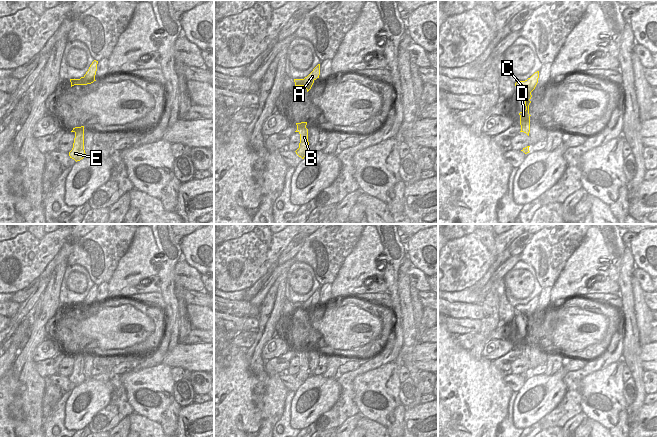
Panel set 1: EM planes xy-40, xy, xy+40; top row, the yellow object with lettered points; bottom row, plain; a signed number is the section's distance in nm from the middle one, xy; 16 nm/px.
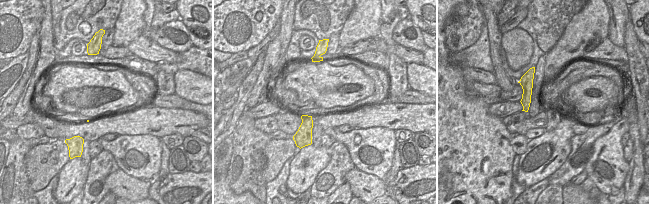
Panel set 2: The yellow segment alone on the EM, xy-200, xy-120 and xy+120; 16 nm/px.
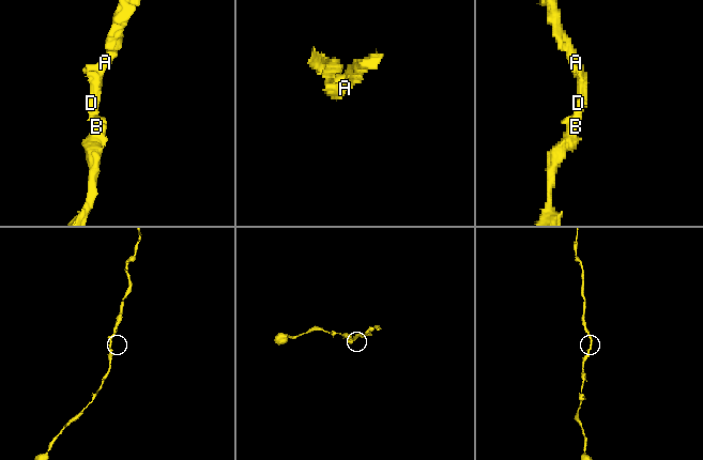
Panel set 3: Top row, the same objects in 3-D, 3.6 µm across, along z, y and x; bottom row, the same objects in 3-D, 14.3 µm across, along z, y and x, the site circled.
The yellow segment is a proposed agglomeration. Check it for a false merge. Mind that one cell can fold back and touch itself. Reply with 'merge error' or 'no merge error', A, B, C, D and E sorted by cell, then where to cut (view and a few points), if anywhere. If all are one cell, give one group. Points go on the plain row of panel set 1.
no merge error; A B C D E; no cut

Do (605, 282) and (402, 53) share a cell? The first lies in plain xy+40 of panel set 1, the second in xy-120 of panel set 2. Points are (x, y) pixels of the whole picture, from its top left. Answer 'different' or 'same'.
different

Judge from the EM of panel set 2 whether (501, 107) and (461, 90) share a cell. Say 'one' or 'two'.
two

